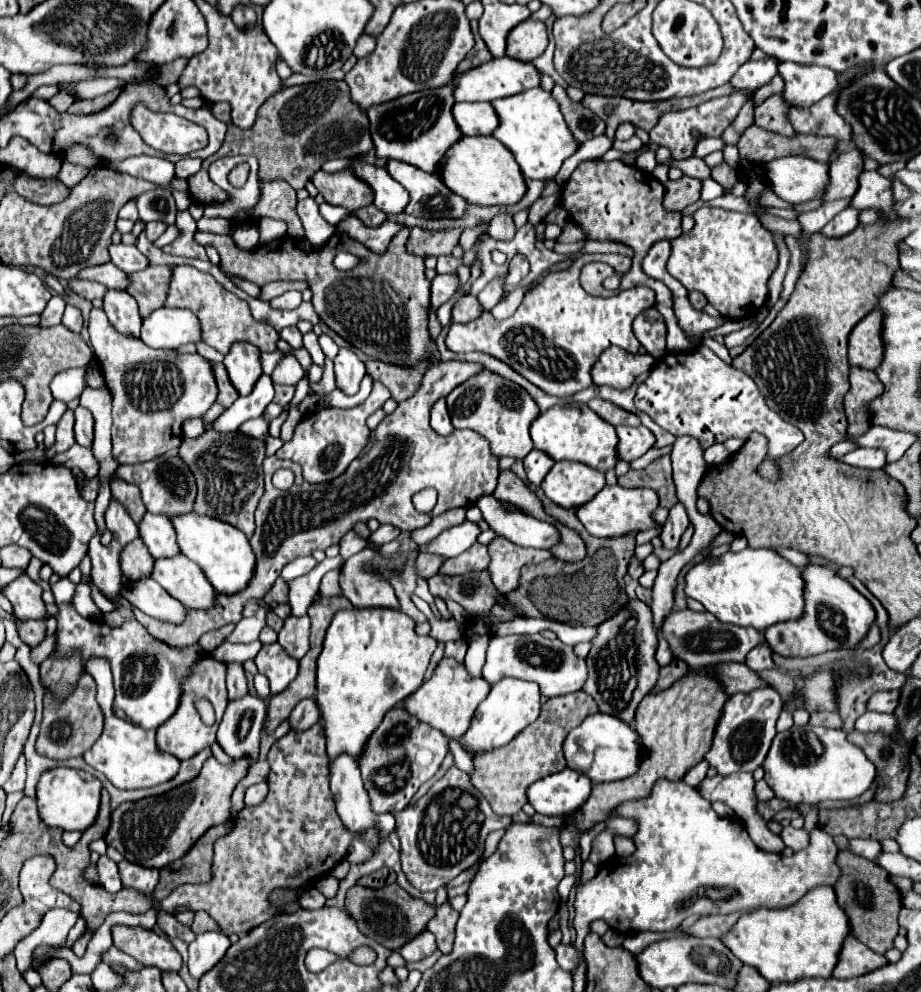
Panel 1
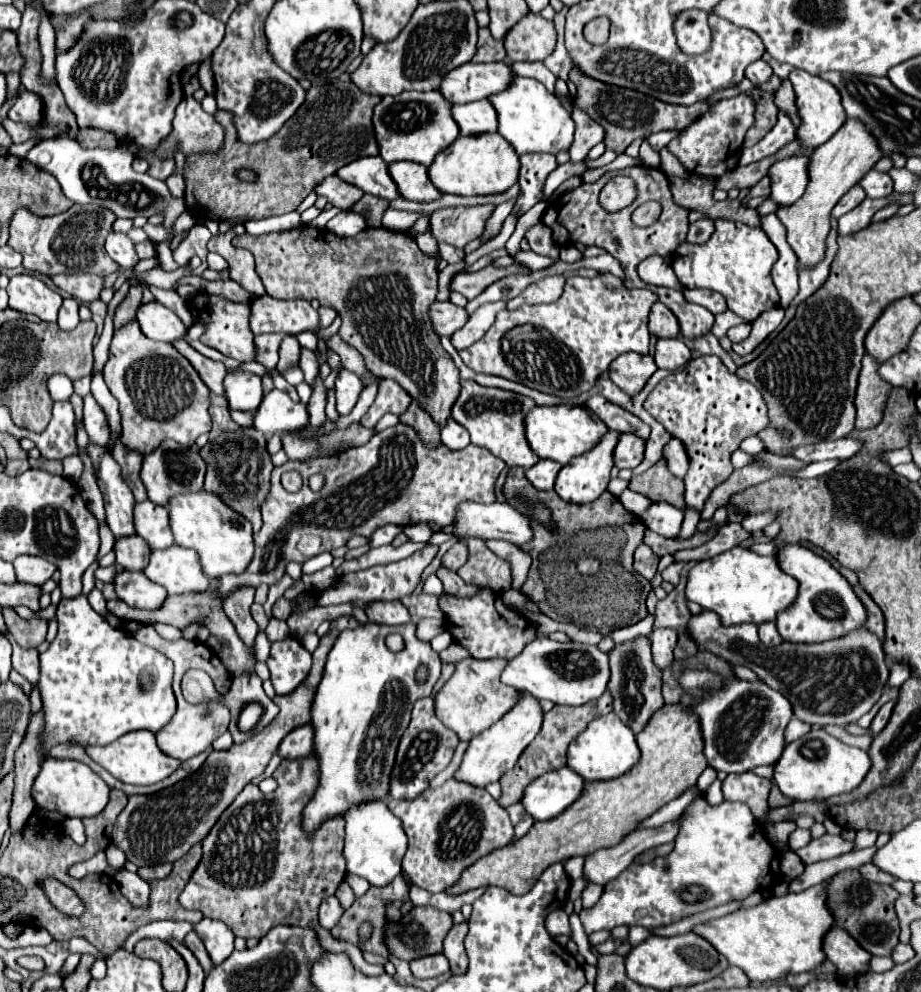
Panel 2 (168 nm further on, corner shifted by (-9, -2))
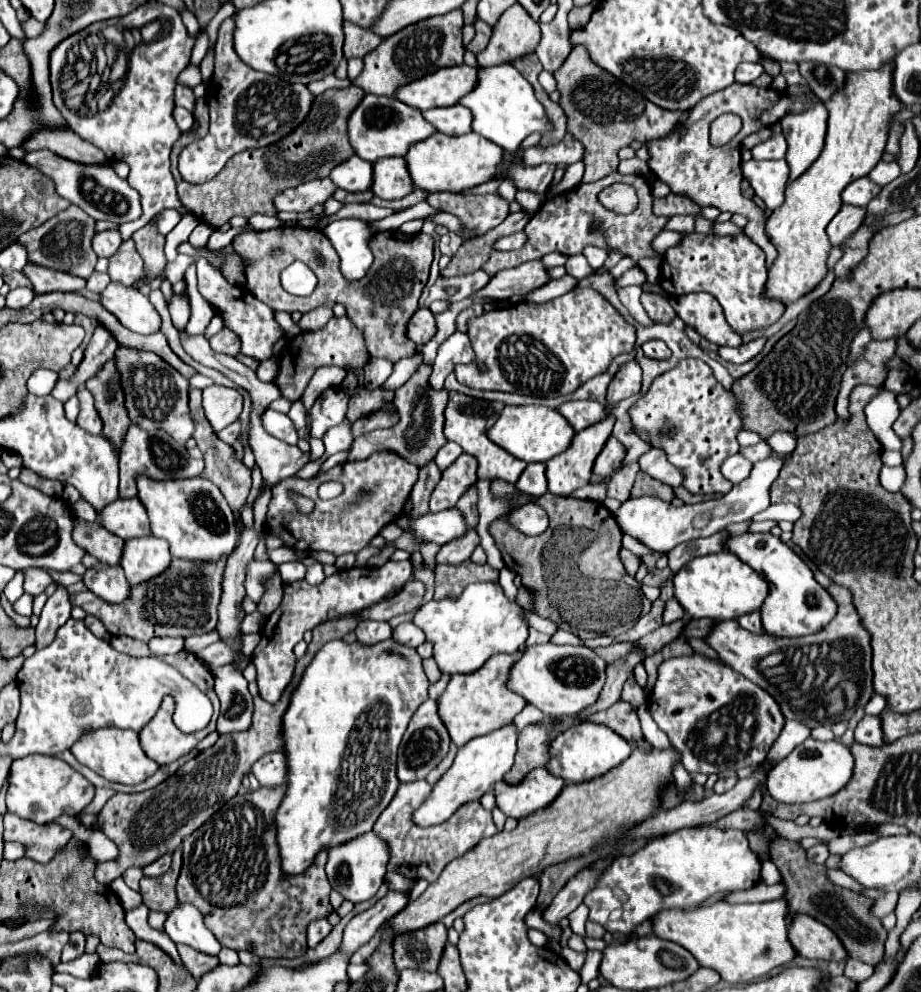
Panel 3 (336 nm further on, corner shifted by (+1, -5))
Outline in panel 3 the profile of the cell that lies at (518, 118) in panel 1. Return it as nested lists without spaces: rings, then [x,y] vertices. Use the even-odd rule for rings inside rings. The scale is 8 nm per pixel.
[[[509,63],[479,69],[475,89],[471,89],[467,95],[463,95],[459,99],[459,103],[465,105],[467,109],[471,109],[471,113],[473,113],[471,129],[475,133],[483,135],[485,139],[493,141],[495,145],[499,145],[505,151],[517,149],[521,145],[521,141],[535,131],[547,133],[551,129],[551,123],[545,115],[543,105],[537,101],[533,87]]]

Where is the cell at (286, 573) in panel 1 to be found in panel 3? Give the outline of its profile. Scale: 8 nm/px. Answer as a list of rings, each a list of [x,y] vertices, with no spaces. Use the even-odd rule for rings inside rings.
[[[315,563],[315,565],[309,565],[309,567],[307,567],[307,573],[305,573],[305,581],[307,581],[309,585],[319,585],[323,579],[325,579],[325,573],[323,573],[323,565]]]

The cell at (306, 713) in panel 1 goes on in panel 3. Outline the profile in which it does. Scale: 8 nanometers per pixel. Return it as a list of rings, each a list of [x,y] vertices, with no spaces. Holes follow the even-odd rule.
[[[275,751],[275,753],[269,753],[265,757],[261,757],[251,773],[257,777],[259,785],[261,787],[267,787],[267,789],[275,789],[279,785],[285,783],[285,777],[287,777],[287,765],[285,765],[285,753],[283,751]]]

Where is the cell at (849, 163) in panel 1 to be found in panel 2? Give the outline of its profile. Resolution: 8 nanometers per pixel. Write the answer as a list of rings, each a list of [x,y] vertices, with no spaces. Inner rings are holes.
[[[859,184],[853,186],[853,188],[851,188],[851,190],[837,202],[837,206],[833,208],[831,216],[835,216],[835,218],[843,216],[845,212],[849,212],[849,210],[853,210],[857,204],[861,204],[863,198],[865,198],[865,190],[863,190]]]

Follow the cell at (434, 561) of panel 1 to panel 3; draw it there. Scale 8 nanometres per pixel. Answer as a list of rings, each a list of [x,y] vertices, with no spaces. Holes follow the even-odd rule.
[[[469,529],[463,537],[457,537],[455,541],[449,541],[439,549],[437,563],[459,565],[461,561],[467,561],[471,557],[475,545],[479,545],[479,535],[475,529]]]

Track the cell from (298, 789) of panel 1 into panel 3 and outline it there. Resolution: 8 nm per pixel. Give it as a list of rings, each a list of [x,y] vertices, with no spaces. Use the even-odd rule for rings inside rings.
[[[285,785],[277,789],[257,789],[247,793],[247,799],[235,795],[227,801],[209,821],[205,821],[195,833],[183,841],[183,867],[177,879],[177,897],[183,903],[195,905],[207,929],[221,941],[223,947],[235,951],[251,951],[257,957],[267,959],[295,959],[307,951],[307,926],[320,915],[329,916],[331,885],[325,877],[327,851],[321,851],[315,863],[301,875],[287,877],[281,873],[281,859],[275,841],[275,811],[285,795]]]

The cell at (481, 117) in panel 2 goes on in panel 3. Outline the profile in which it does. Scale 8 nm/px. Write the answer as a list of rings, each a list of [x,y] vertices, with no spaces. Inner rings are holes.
[[[451,105],[451,107],[435,107],[421,111],[423,119],[429,121],[437,131],[445,135],[465,135],[471,131],[473,115],[463,105]]]

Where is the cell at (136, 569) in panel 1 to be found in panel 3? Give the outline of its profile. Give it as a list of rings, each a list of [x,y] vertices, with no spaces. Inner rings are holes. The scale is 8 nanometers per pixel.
[[[75,519],[73,525],[75,525],[73,541],[81,549],[85,549],[89,555],[99,559],[101,563],[119,565],[119,559],[123,553],[123,543],[125,543],[123,539],[109,533],[103,525],[99,525],[99,521],[89,523],[83,519]]]

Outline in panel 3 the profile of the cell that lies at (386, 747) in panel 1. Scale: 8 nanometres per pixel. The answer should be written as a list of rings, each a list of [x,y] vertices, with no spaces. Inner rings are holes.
[[[427,699],[425,703],[421,703],[421,707],[411,717],[411,723],[399,745],[399,757],[397,757],[399,781],[417,781],[417,775],[419,775],[419,779],[425,779],[427,773],[431,769],[435,769],[435,765],[439,765],[439,761],[447,755],[449,743],[451,743],[449,733],[437,713],[437,703],[433,699]]]

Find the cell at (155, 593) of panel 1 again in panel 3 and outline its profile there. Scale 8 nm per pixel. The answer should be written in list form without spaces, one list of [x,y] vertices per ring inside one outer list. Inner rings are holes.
[[[95,563],[83,575],[85,587],[107,603],[121,603],[129,597],[131,585],[127,583],[121,567]]]

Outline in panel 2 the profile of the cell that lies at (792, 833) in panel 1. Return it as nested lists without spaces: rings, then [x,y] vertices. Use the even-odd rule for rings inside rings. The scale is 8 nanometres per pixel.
[[[823,834],[821,838],[813,838],[807,846],[803,846],[795,852],[805,864],[815,864],[815,862],[821,862],[821,860],[841,856],[841,854],[851,852],[851,850],[853,850],[853,842],[847,842],[841,836]]]

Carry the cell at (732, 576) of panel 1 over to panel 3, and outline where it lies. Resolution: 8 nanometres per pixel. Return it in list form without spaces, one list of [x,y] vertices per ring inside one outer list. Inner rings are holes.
[[[711,553],[691,559],[685,567],[681,567],[675,573],[673,585],[675,599],[681,603],[681,607],[691,619],[709,617],[715,621],[737,619],[745,613],[757,611],[763,605],[769,591],[763,577],[731,553]]]

